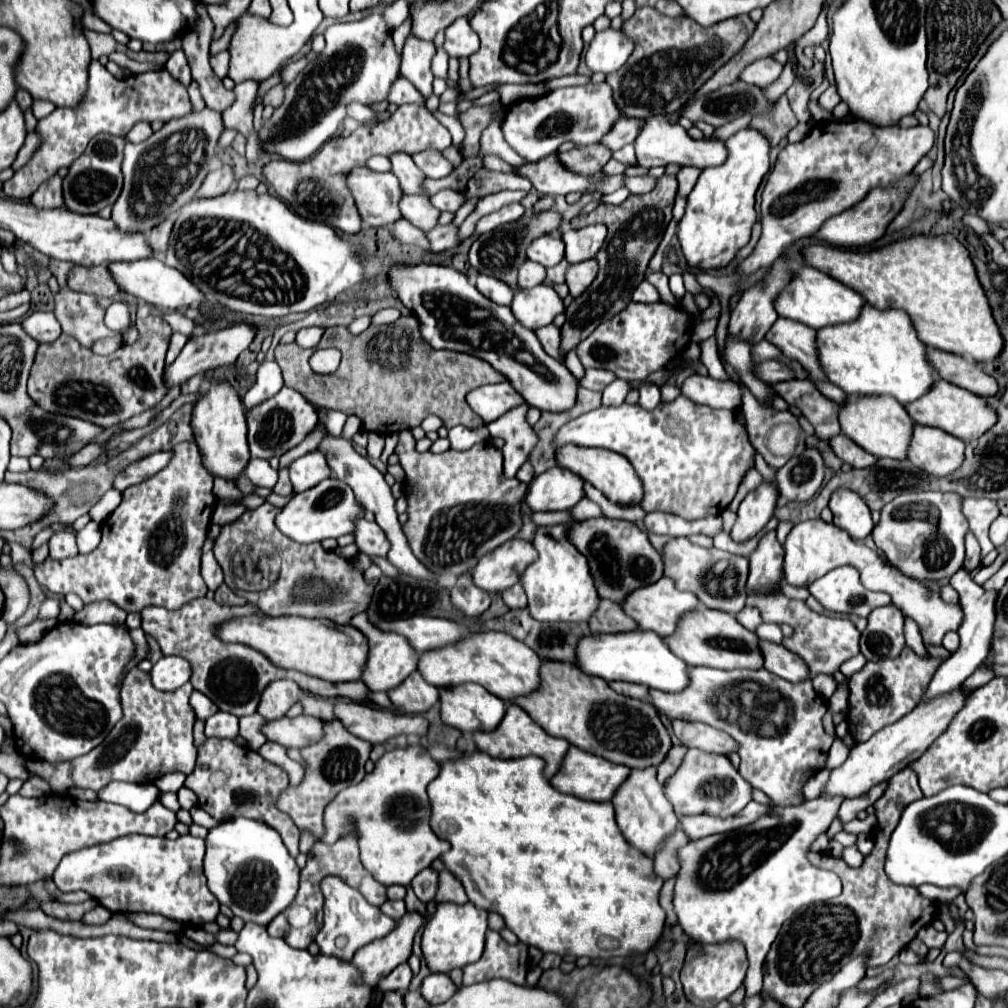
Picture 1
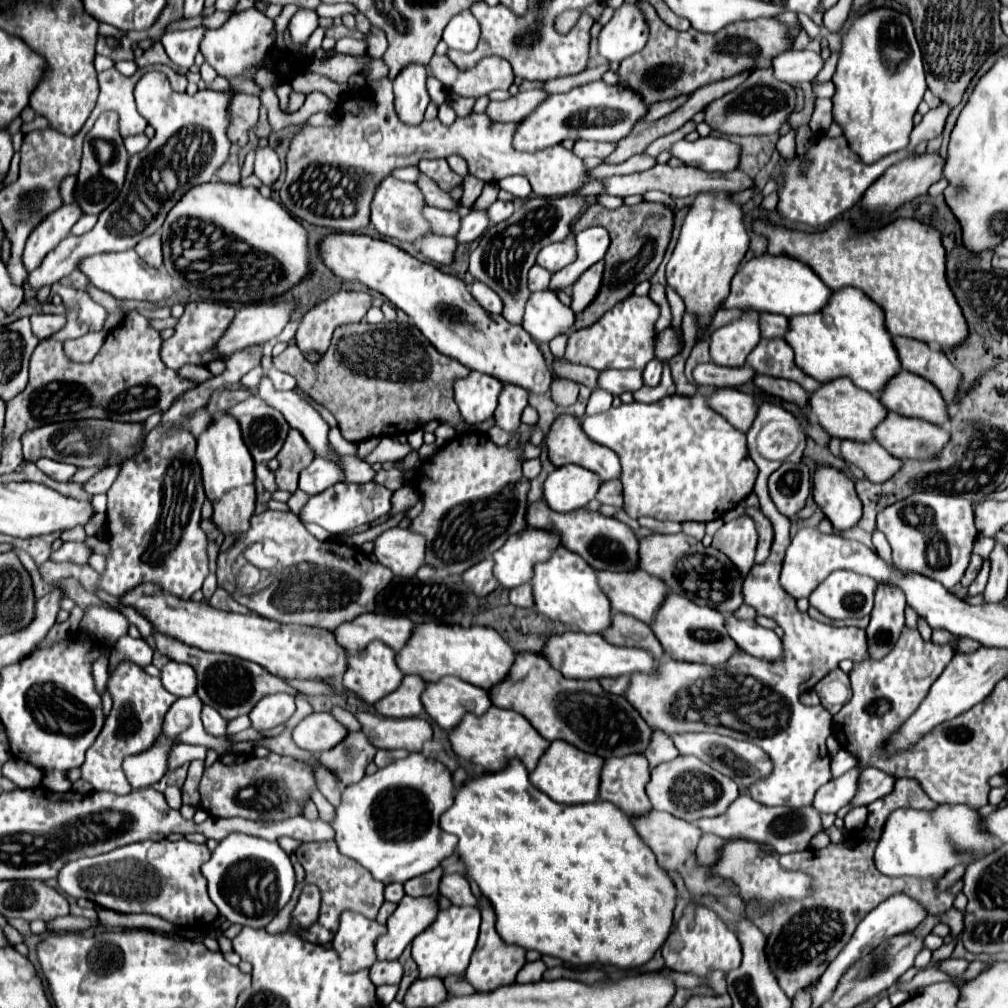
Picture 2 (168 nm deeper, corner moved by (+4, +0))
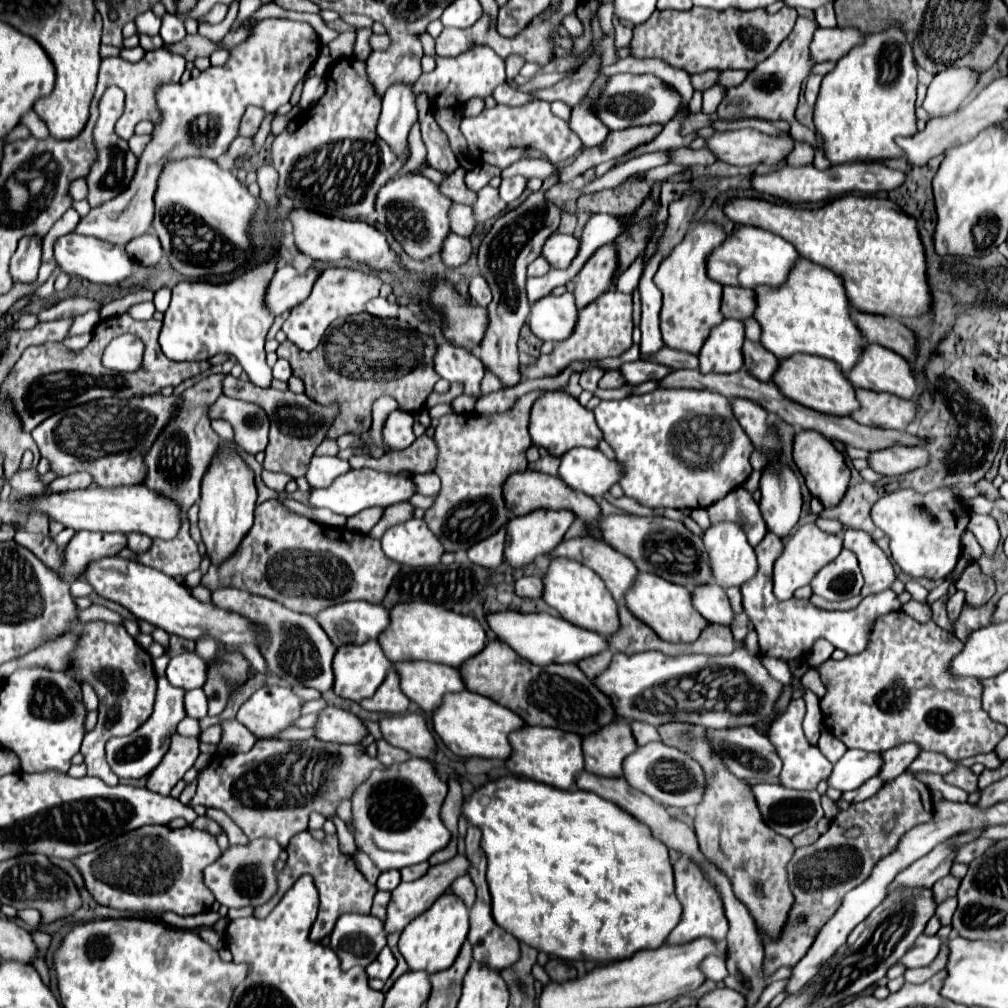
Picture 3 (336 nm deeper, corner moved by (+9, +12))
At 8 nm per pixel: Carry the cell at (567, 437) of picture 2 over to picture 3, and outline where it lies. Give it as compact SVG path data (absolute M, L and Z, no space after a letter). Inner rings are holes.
M561 390L555 392L543 392L537 400L535 406L531 406L531 418L529 418L529 426L531 426L531 438L533 444L547 448L553 456L563 456L567 450L577 448L577 446L591 446L597 448L599 440L603 438L593 412L589 412L587 408L583 408L577 398L573 398L571 394L565 394Z

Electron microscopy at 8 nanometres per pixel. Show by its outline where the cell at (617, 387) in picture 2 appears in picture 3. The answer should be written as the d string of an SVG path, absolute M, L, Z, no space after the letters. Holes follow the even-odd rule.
M639 360L639 362L627 362L627 364L623 364L621 372L623 372L623 376L625 376L625 380L629 384L641 384L641 382L647 382L647 380L661 380L667 374L671 374L673 370L667 368L667 366L655 364L655 362Z

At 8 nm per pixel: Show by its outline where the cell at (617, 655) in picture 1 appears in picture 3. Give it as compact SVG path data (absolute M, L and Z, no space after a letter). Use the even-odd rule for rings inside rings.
M491 612L485 616L487 626L497 634L497 638L505 644L511 646L511 650L521 656L527 658L531 664L575 664L583 658L595 656L603 650L609 648L609 644L605 642L603 636L595 634L595 632L587 632L583 628L577 628L573 624L569 624L563 618L555 618L551 614L545 612Z

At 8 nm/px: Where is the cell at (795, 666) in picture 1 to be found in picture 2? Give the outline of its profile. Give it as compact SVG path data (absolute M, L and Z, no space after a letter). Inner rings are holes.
M734 616L726 618L726 628L730 638L750 656L756 656L766 662L782 660L782 640L776 636L774 630L766 630L754 620L736 620Z

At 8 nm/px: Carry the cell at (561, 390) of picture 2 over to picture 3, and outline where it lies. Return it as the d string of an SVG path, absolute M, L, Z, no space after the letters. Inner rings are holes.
M529 392L519 396L507 412L497 414L445 414L435 428L439 462L435 472L441 478L441 494L425 512L429 530L441 540L445 552L465 552L479 540L489 538L507 522L502 486L513 472L527 468L525 452L531 446L527 432L529 410L541 394Z

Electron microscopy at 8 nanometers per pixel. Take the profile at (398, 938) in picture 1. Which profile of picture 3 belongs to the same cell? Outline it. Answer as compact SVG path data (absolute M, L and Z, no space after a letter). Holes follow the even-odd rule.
M457 854L455 858L443 862L443 864L437 864L437 866L431 866L427 870L425 876L421 876L419 880L413 880L413 882L401 882L395 890L393 890L393 896L391 896L391 902L389 902L389 908L387 908L387 922L385 922L385 930L387 934L395 932L395 930L403 930L411 920L415 920L419 914L423 914L425 910L429 910L433 906L433 902L453 884L453 880L457 880L459 876L465 876L467 874L467 864L471 864L463 854Z

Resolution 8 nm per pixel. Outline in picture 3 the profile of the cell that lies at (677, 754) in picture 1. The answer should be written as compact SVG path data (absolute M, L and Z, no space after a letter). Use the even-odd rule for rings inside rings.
M631 722L631 730L633 730L633 736L635 736L635 742L637 746L643 746L647 742L659 742L659 734L657 734L657 728L651 726L651 724L641 724L641 722Z

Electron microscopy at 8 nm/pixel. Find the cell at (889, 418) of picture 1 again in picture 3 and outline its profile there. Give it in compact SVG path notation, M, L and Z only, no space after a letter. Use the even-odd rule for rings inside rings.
M791 356L791 360L779 360L779 372L775 372L775 380L779 390L811 410L833 414L833 416L851 416L859 408L855 398L855 388L847 380L847 376L833 364L831 360L819 360L819 356Z

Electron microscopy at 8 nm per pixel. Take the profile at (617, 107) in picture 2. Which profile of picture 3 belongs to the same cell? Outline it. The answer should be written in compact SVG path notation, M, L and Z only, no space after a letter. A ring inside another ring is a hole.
M615 74L605 84L603 94L595 102L595 112L607 124L609 130L623 130L631 126L647 126L647 124L661 124L665 126L669 120L683 112L681 108L681 94L675 88L667 88L661 78L653 74Z

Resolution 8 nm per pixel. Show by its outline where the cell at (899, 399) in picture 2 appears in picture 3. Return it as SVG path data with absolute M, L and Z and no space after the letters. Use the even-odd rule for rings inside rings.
M867 344L863 356L859 356L859 364L847 374L847 380L855 388L889 392L907 400L915 394L915 378L907 360L879 344Z

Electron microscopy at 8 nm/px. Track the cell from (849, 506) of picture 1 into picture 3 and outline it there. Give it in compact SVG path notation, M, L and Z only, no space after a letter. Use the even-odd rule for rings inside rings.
M803 430L803 432L795 434L795 440L793 440L793 460L795 460L797 468L799 468L799 472L803 474L809 492L815 498L819 498L825 508L837 506L839 500L843 498L843 494L847 490L847 484L849 484L849 478L851 478L851 472L845 466L843 454L825 436L819 436L819 432Z

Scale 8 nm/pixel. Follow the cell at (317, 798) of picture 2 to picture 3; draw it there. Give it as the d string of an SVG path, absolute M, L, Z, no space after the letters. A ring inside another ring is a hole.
M338 815L334 816L332 821L336 826L341 852L350 856L354 855L354 853L357 851L357 847L355 845L354 837L348 831L347 826Z

